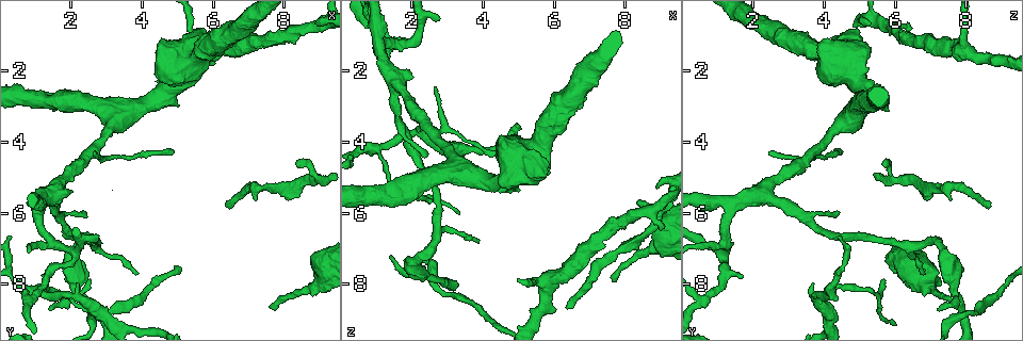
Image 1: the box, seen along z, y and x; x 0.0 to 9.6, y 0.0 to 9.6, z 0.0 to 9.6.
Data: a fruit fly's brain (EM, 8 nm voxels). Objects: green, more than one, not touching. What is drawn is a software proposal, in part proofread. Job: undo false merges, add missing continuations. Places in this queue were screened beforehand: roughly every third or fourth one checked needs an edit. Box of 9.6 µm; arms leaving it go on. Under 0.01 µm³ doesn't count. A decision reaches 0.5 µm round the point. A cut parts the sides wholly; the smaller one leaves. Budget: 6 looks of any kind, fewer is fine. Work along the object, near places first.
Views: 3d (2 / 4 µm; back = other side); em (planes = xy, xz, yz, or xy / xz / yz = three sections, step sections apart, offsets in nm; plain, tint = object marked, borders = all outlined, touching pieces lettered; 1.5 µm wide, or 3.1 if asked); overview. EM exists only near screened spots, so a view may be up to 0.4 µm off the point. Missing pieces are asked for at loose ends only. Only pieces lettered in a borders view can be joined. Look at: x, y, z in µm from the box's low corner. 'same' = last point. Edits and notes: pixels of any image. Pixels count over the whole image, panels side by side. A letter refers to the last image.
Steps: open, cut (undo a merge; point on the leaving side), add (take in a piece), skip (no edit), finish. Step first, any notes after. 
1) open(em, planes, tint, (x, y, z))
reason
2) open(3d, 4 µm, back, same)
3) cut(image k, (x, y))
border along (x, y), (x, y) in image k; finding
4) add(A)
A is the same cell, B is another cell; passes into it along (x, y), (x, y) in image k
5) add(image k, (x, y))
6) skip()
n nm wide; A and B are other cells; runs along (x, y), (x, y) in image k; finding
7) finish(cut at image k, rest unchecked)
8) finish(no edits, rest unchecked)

open(3d, 4 µm, (5.65, 0.80, 4.95))

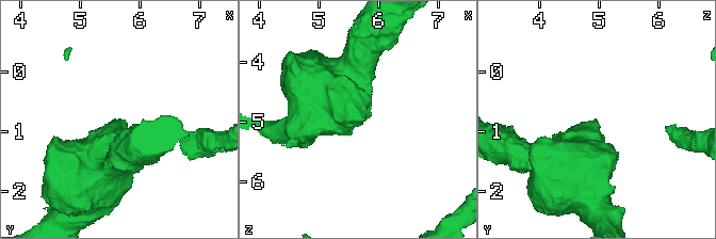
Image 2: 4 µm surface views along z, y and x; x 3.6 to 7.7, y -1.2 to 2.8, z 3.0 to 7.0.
open(em, planes, borders, (5.70, 0.80, 4.90))
now the EM

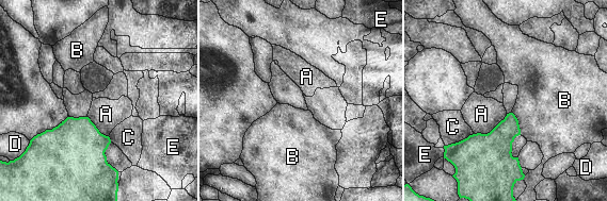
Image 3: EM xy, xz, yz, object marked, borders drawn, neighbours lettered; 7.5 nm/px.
skip()
A, B, C, D and E are other cells; border along (507, 114), (489, 132), (475, 134) in image 3; none of them fits

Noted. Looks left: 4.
open(em, planes, borders, (2.10, 7.05, 1.15))
arms part here

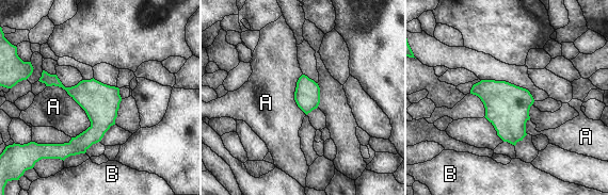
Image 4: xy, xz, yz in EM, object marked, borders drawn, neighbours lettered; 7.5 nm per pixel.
skip()
280 nm wide; A and B are other cells; border along (47, 85), (61, 86), (91, 126) in image 4; continuous, no second cell

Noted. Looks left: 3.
open(3d, 2 µm, (1.05, 8.20, 4.15))
abrupt turn

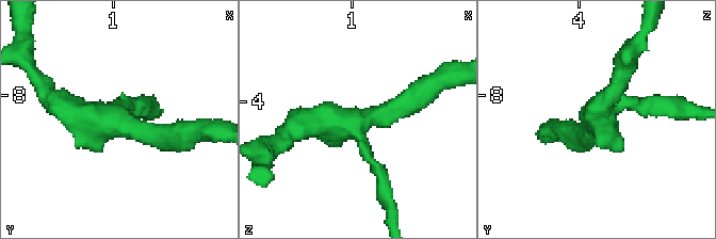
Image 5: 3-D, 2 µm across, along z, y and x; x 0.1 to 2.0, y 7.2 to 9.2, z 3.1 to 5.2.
open(em, xz, step 8, tint, (1.04, 8.20, 4.22))
need the tissue

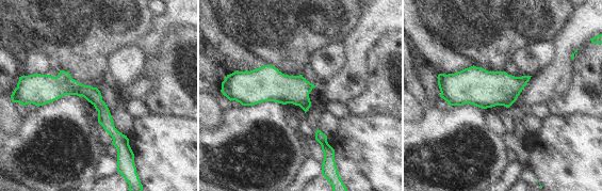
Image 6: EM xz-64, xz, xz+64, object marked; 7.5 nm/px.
open(em, xz, step 8, borders, same)

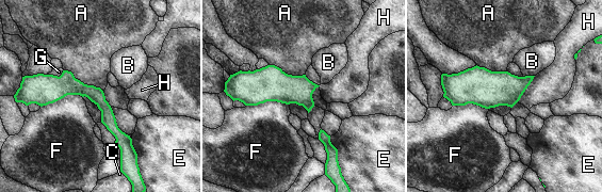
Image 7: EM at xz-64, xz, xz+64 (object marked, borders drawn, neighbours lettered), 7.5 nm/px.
skip()
120 nm wide; A, B, C, E, F, G and H are other cells; continuous, no second cell

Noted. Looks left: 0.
finish(no edits, rest unchecked)

